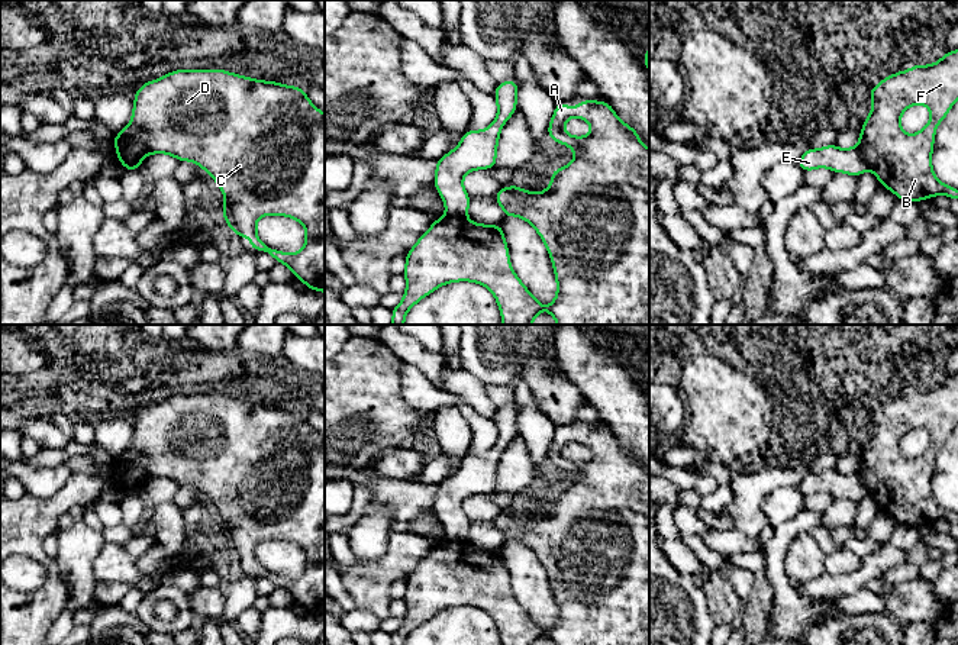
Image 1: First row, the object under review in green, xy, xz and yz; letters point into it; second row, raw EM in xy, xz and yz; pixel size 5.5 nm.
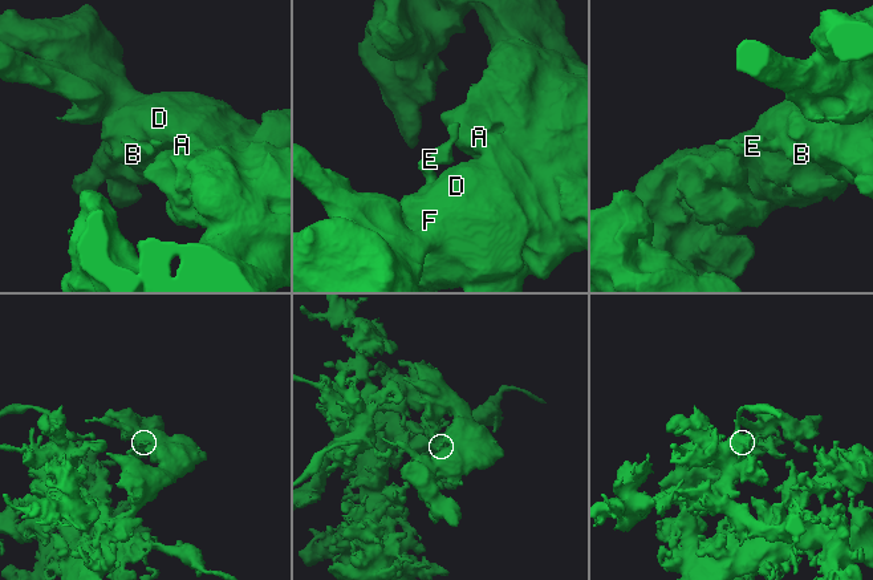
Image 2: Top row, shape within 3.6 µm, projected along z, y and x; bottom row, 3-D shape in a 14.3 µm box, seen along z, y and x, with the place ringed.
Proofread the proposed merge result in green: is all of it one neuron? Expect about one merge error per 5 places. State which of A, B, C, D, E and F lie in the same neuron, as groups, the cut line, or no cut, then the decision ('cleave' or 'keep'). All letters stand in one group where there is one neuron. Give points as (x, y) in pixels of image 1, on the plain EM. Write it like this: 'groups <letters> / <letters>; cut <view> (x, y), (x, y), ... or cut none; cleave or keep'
groups A B C D F / E; cut yz (855, 471), (868, 493); cleave

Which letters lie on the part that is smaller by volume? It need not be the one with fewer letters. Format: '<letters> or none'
E

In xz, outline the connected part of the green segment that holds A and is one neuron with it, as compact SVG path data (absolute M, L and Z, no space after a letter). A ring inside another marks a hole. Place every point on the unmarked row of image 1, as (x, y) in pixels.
M580 425L577 433L558 426L548 449L548 462L575 477L575 484L549 496L551 510L533 519L519 510L503 512L493 522L503 533L503 541L525 544L542 562L557 603L557 622L542 631L512 594L509 573L501 548L472 548L467 541L443 541L417 564L406 580L403 600L407 610L403 625L391 635L393 645L404 645L407 636L423 622L443 609L472 606L487 612L497 625L501 645L533 645L546 635L555 645L649 645L649 474L638 457L622 446L607 426ZM570 442L580 442L591 449L588 461L571 461L564 455Z

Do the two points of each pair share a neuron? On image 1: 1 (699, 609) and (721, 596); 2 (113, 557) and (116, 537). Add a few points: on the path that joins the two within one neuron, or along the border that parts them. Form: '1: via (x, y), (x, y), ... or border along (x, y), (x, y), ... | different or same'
1: border along (699, 580), (710, 615), (718, 623) | different
2: border along (105, 541), (123, 547) | different

